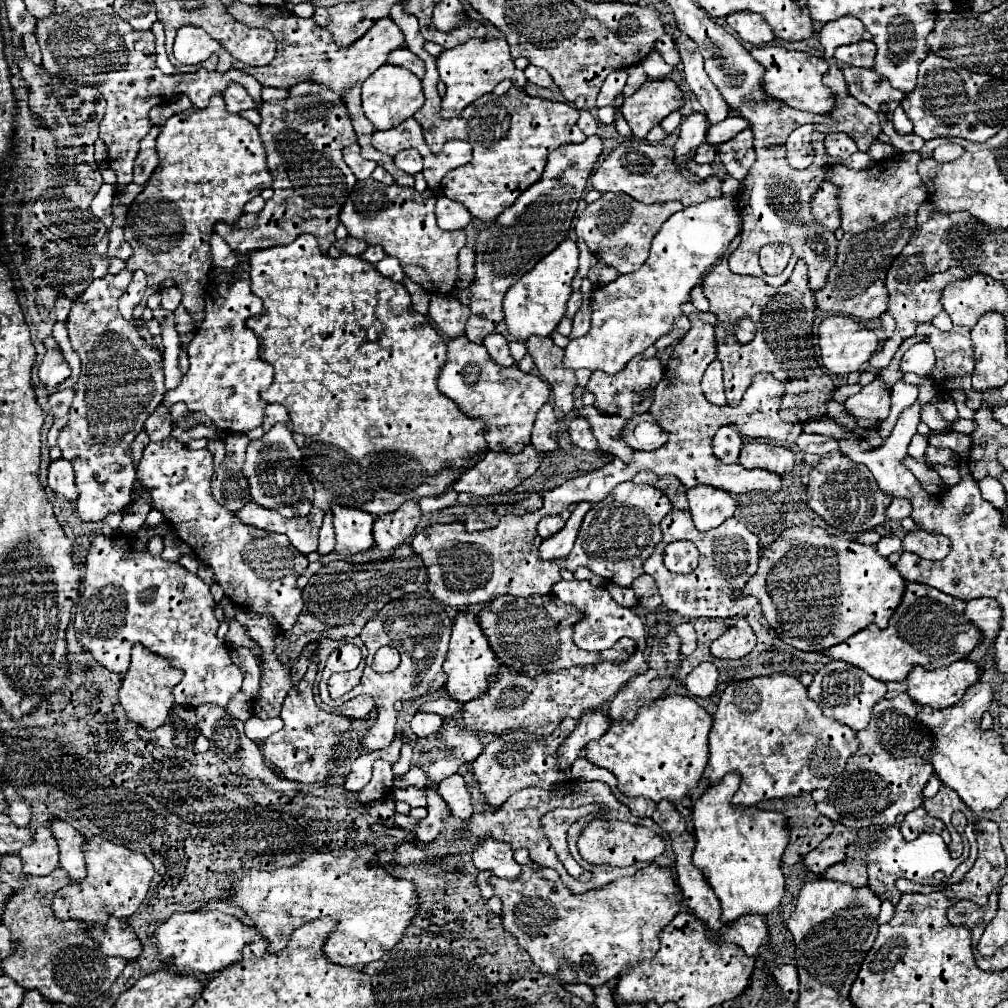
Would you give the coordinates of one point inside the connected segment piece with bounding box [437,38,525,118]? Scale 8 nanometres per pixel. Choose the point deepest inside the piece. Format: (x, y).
(474, 68)

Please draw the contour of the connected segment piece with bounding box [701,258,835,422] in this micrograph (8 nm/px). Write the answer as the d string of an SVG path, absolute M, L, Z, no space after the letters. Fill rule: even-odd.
M725 258L713 266L703 278L703 294L709 300L709 312L717 314L717 358L723 364L725 396L727 404L735 406L741 402L747 386L755 374L769 372L785 384L785 396L781 400L781 418L785 422L805 422L811 418L825 416L825 400L833 390L833 380L821 370L813 348L813 320L815 320L815 298L807 284L807 264L797 262L791 278L781 288L759 284L753 276L733 274ZM741 318L749 318L755 324L753 342L739 344L733 334L733 326Z

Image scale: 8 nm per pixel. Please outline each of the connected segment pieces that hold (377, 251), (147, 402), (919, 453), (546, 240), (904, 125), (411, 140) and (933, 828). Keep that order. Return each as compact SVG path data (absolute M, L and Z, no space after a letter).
M369 246L369 248L365 250L365 254L361 254L361 258L363 258L365 262L377 264L381 258L385 258L385 252L383 252L381 246Z
M125 268L119 274L105 274L103 278L93 280L87 290L77 296L71 304L71 312L67 318L67 332L73 350L81 358L81 376L75 386L75 400L69 410L69 422L59 432L57 446L63 452L63 458L69 460L75 468L77 480L77 512L85 522L99 522L109 512L123 512L125 506L131 502L131 488L135 480L135 466L131 460L131 442L143 430L147 416L161 404L165 384L163 384L163 366L161 366L161 352L159 348L149 346L139 330L123 320L117 310L119 296L127 290L131 282L131 272Z
M915 434L911 444L909 444L909 456L915 458L917 462L925 462L925 450L927 450L929 442L927 442L927 436L921 436L921 434Z
M597 135L587 137L580 144L559 146L549 154L543 176L533 186L529 186L513 206L505 208L489 228L481 230L473 246L477 252L477 264L475 282L471 286L471 316L465 330L465 336L469 336L471 342L481 344L483 338L491 334L503 320L501 302L507 288L567 238L577 202L602 150L603 142Z
M899 106L899 108L895 108L893 124L895 124L895 130L897 130L899 134L907 134L907 132L911 132L911 130L913 130L911 120L905 116L905 112L903 112L903 108L901 108L901 106Z
M409 118L401 126L395 126L387 132L375 132L373 148L379 152L385 152L389 156L395 156L397 152L401 152L405 148L417 148L421 154L429 150L423 140L421 126L419 126L419 122L415 122L415 118Z
M919 806L917 810L907 812L907 814L905 814L905 820L903 820L903 824L901 824L901 834L903 834L907 840L917 838L921 832L935 832L935 834L939 834L947 844L951 842L945 824L943 824L941 820L937 820L937 818L931 818L931 816L923 810L923 806Z

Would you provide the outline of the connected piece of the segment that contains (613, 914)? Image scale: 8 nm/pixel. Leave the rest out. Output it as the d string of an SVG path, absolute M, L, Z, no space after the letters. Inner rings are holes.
M655 864L637 870L633 876L619 878L601 890L591 890L585 894L571 894L561 880L557 882L545 880L527 866L523 866L523 874L517 880L503 880L491 876L489 882L495 890L495 896L499 896L503 902L501 918L505 930L509 930L517 938L517 944L529 952L533 964L539 966L545 976L557 978L567 984L587 984L593 988L617 980L625 972L625 968L651 960L659 948L659 940L657 940L659 932L673 920L675 914L683 910L681 906L683 896L679 886L671 878L671 870L659 868ZM585 954L593 958L595 972L591 976L587 976L581 964Z

